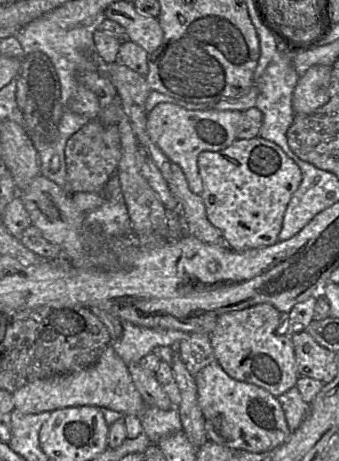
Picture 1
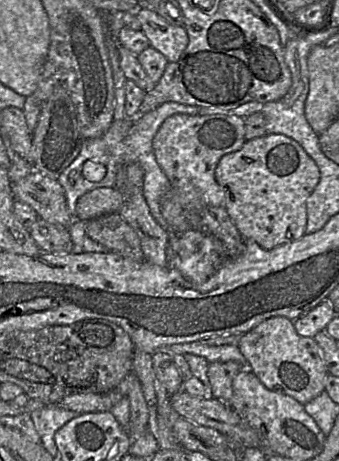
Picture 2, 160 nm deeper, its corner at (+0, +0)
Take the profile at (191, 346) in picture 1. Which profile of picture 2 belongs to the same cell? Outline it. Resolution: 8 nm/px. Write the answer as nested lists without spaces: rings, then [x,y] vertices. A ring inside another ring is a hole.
[[[234,361],[209,363],[207,388],[210,397],[229,402],[233,395],[233,379],[242,368]]]

